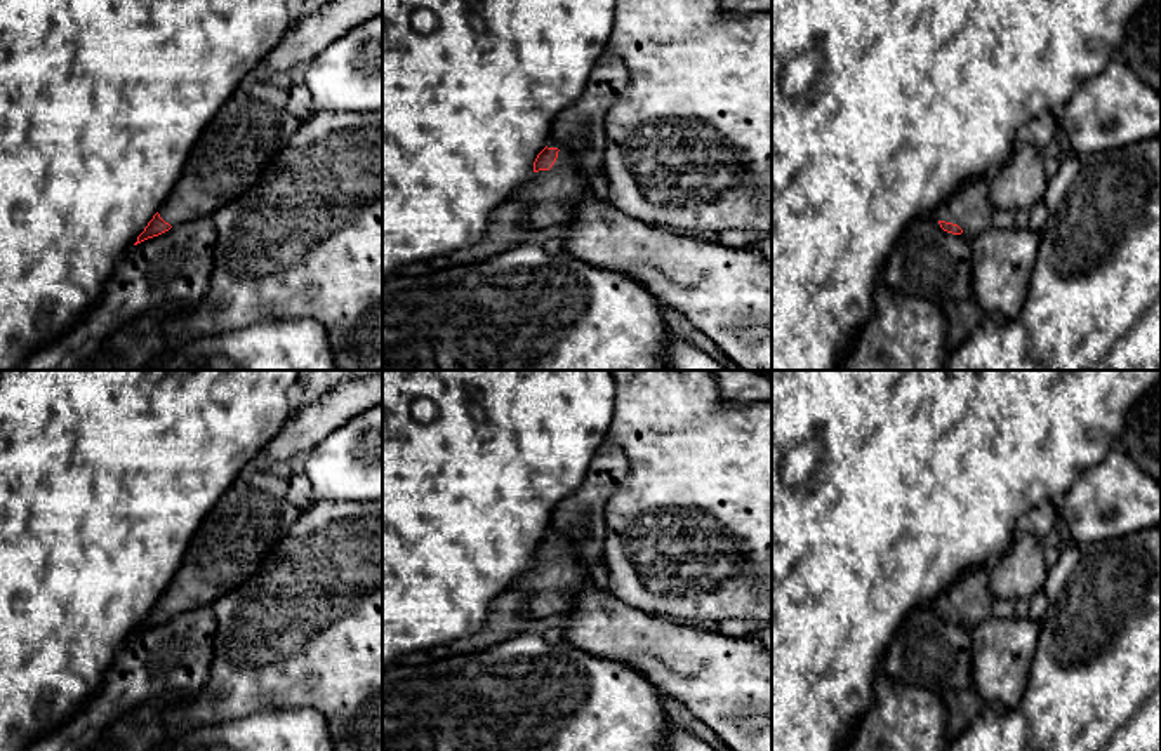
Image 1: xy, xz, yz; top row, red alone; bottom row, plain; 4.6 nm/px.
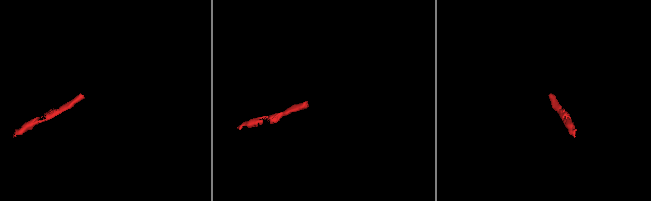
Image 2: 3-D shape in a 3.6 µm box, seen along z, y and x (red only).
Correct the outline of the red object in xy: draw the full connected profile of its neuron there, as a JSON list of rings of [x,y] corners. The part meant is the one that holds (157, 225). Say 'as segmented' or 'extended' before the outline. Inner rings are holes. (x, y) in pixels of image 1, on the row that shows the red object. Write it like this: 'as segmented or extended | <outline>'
extended | [[[261,80],[238,85],[195,141],[177,183],[134,245],[158,236],[172,226],[212,217],[261,179],[302,123],[289,111],[289,92],[290,89]]]

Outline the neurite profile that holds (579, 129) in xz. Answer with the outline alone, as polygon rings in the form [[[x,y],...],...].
[[[605,50],[589,73],[580,97],[558,113],[549,129],[547,148],[565,150],[579,167],[593,170],[591,186],[596,193],[605,191],[607,113],[627,83],[629,73],[622,59]]]

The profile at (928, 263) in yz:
[[[933,216],[914,217],[895,242],[881,282],[939,308],[972,297],[972,245],[940,228]]]

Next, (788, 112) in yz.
[[[772,0],[772,370],[839,370],[841,360],[853,346],[859,329],[874,315],[874,290],[881,282],[883,266],[904,228],[919,216],[935,210],[965,183],[1005,167],[1018,143],[1018,129],[1032,118],[1060,115],[1078,87],[1097,76],[1111,61],[1119,57],[1126,26],[1147,0]],[[805,52],[819,52],[822,63],[812,85],[796,96],[786,96],[780,87],[784,68]]]

